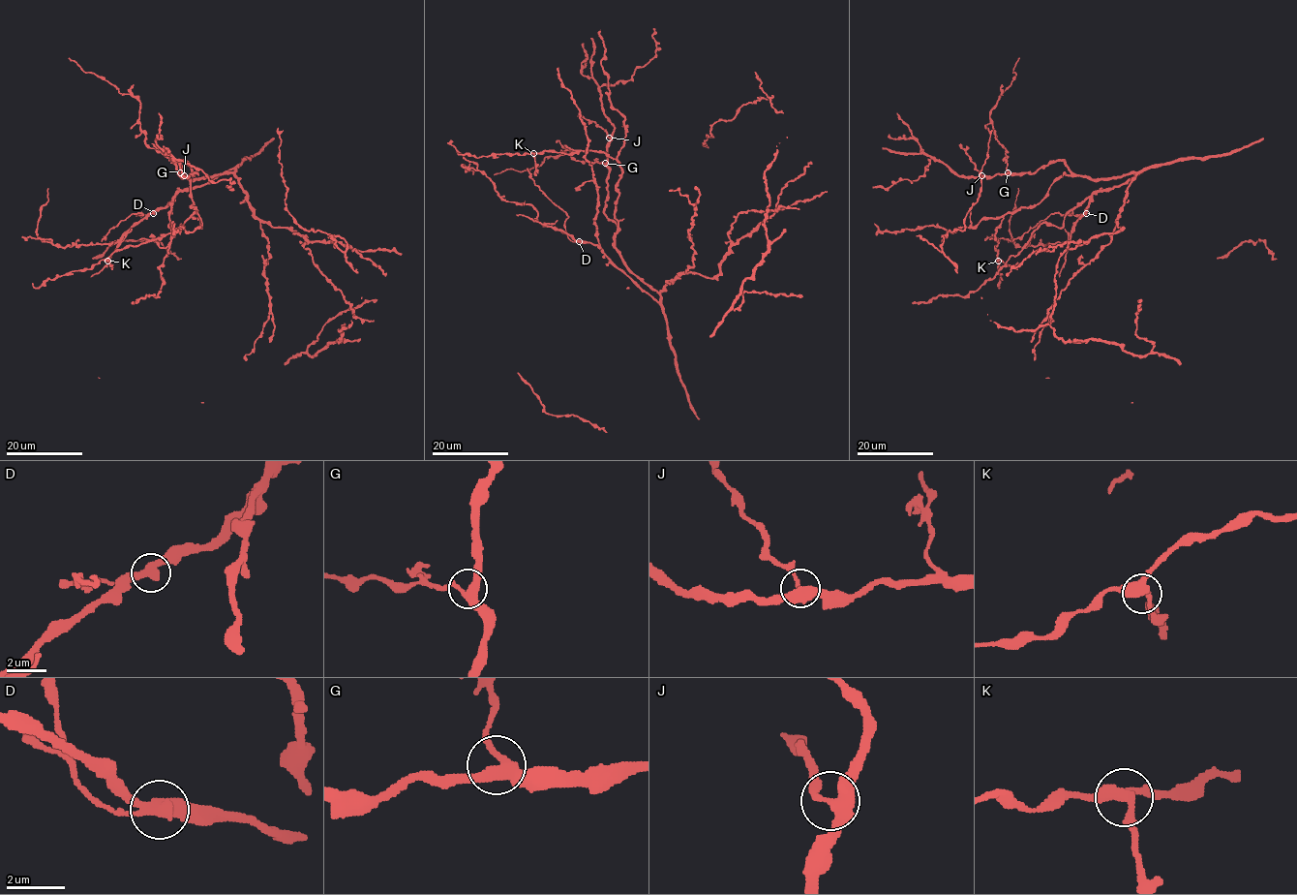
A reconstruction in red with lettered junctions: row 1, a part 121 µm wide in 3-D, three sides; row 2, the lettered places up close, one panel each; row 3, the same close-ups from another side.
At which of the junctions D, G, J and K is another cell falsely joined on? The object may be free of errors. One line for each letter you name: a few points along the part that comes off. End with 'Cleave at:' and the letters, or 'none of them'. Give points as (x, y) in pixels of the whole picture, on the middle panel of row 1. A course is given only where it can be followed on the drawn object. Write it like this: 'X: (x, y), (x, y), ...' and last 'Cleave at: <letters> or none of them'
D: (579, 241), (568, 238), (565, 212), (535, 184), (527, 168)
Cleave at: D

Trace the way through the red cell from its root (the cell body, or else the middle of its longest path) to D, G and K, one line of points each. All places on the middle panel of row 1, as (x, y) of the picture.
D: (727, 255), (717, 274), (704, 277), (683, 272), (655, 301), (600, 248), (579, 241)
G: (727, 255), (712, 277), (683, 272), (661, 291), (652, 291), (615, 246), (617, 225), (604, 212), (605, 163)
K: (727, 255), (712, 277), (683, 272), (661, 291), (652, 291), (615, 246), (620, 164), (595, 151), (533, 153)

